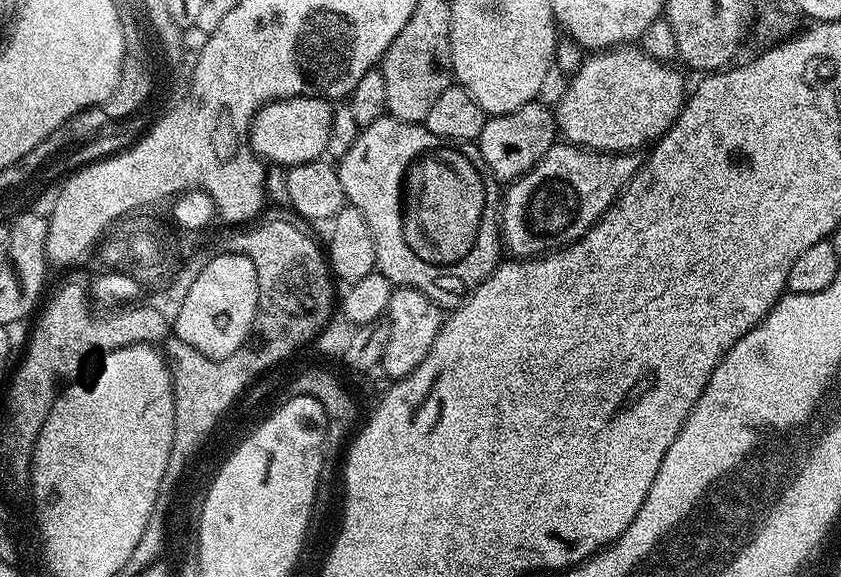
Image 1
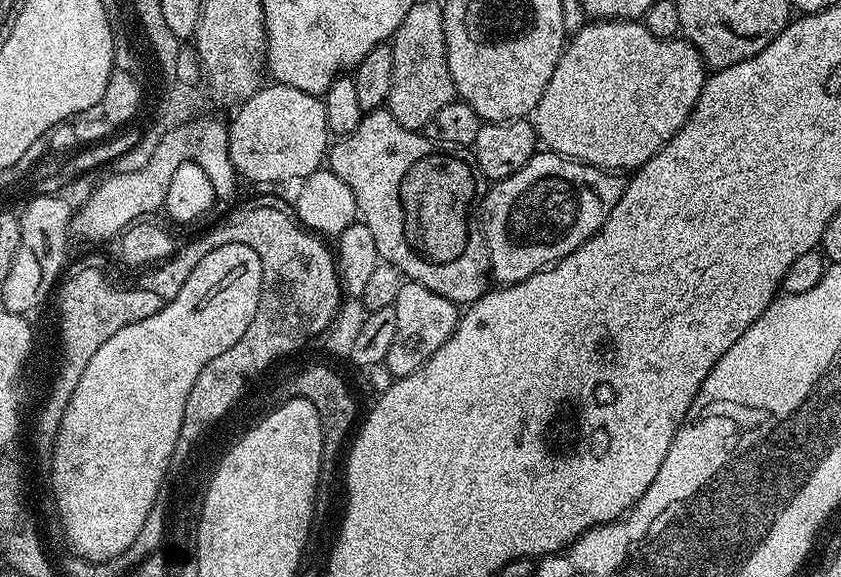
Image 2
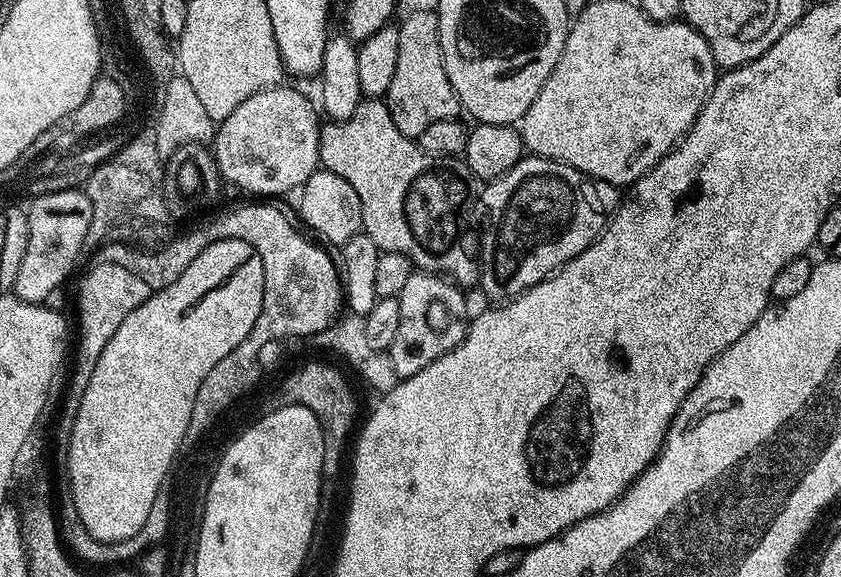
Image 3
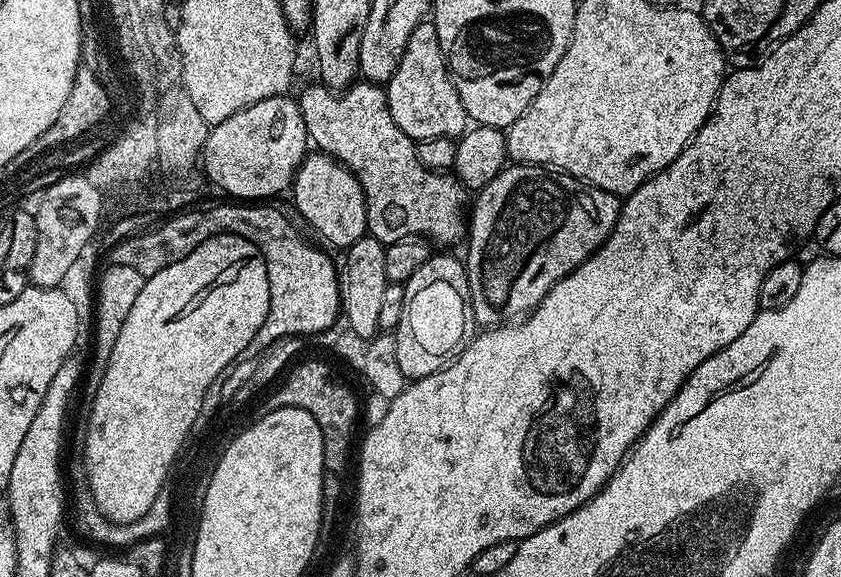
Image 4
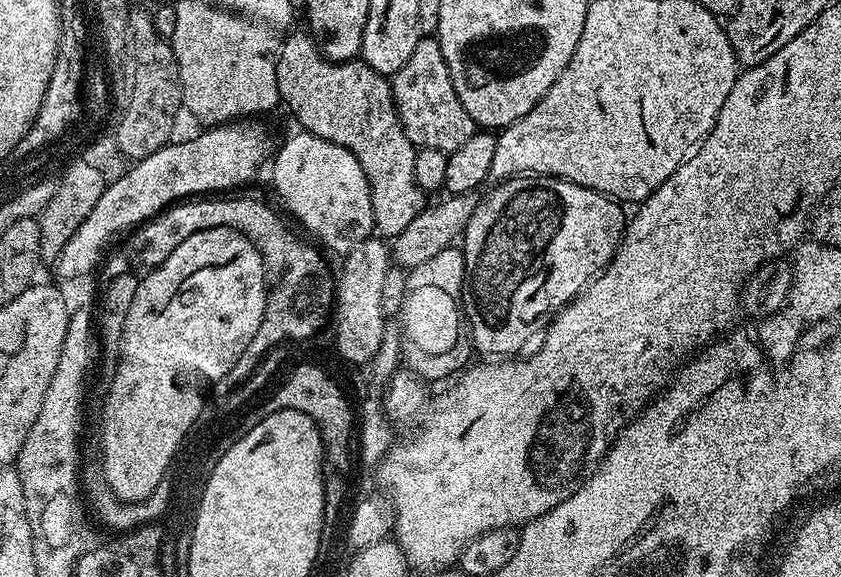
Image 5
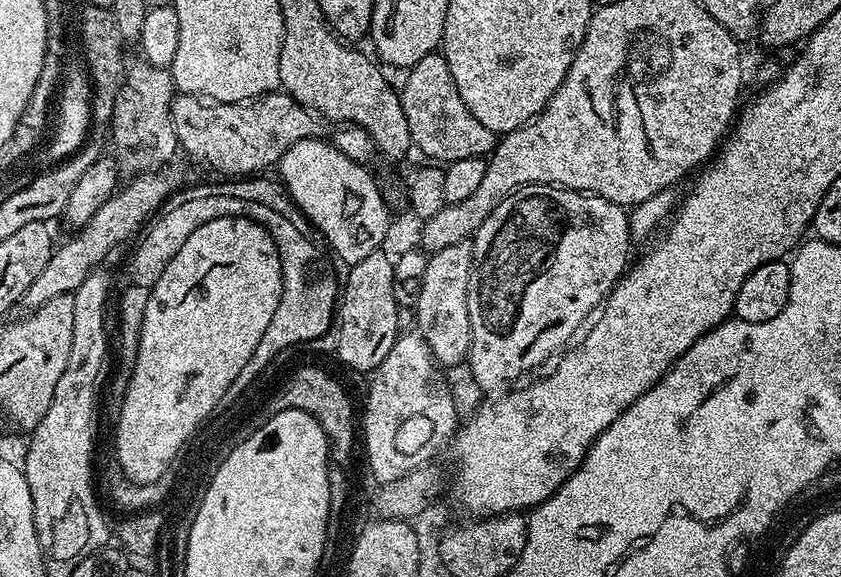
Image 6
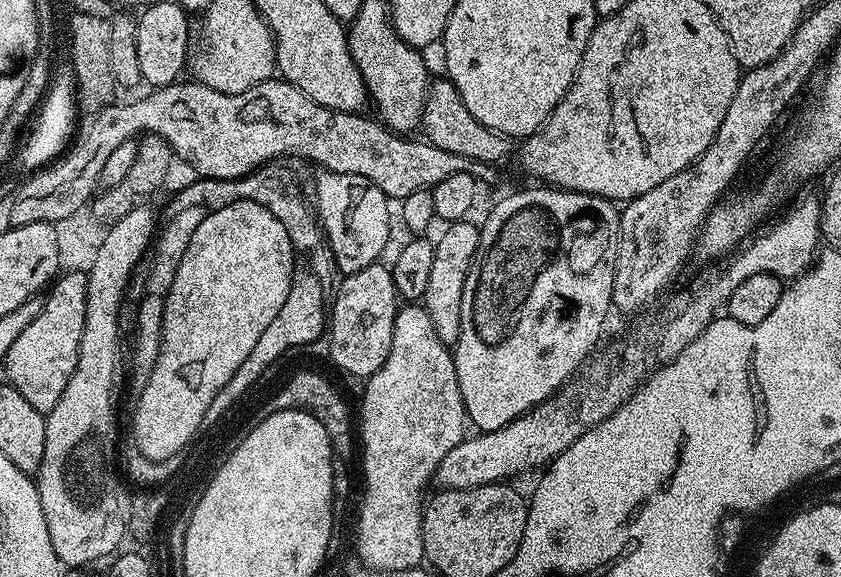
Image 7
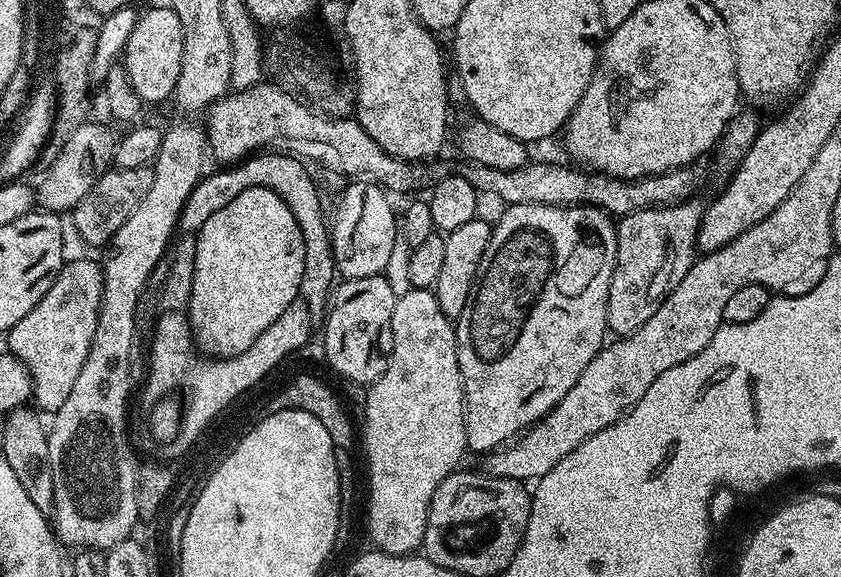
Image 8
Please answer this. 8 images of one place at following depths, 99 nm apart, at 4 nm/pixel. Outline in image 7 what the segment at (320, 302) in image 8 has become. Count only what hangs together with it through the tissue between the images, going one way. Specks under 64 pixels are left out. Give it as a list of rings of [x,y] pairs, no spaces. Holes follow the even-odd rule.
[[[272,162],[256,168],[238,179],[194,178],[169,200],[165,213],[173,216],[195,206],[202,206],[205,211],[209,212],[214,209],[222,209],[223,206],[230,206],[230,203],[237,200],[258,202],[259,205],[270,210],[270,214],[274,214],[274,218],[282,223],[287,234],[290,235],[291,244],[296,248],[297,253],[302,256],[308,255],[309,269],[320,279],[327,279],[330,270],[333,271],[334,261],[331,251],[328,251],[323,229],[309,203],[307,206],[295,174],[282,165]]]

